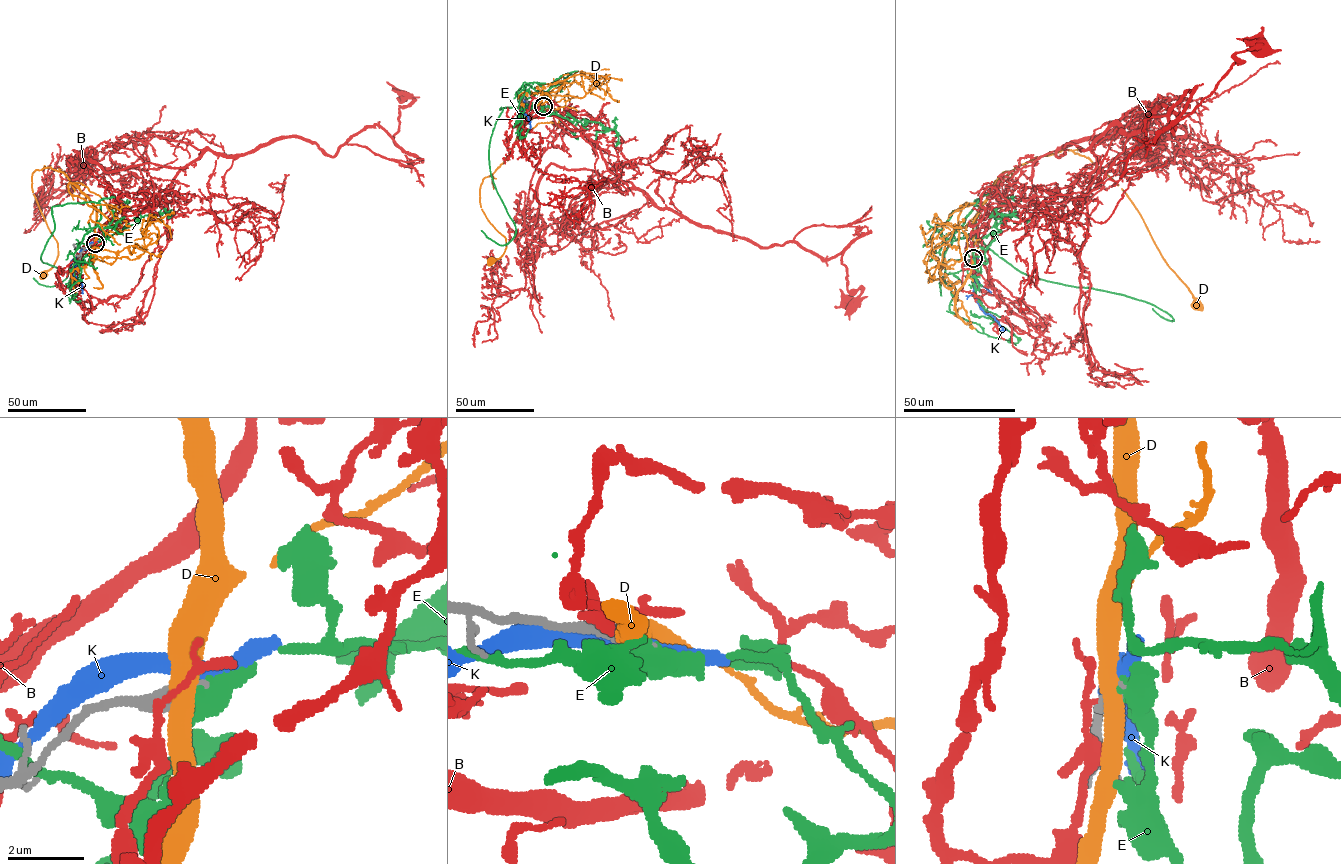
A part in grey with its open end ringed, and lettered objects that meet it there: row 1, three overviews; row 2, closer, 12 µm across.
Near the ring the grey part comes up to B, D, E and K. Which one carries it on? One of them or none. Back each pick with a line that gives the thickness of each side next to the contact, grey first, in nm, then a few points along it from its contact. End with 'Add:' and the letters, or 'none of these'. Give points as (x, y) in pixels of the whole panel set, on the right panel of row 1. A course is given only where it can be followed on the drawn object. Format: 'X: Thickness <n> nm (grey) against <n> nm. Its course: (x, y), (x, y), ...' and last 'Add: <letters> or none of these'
Add: none of these

